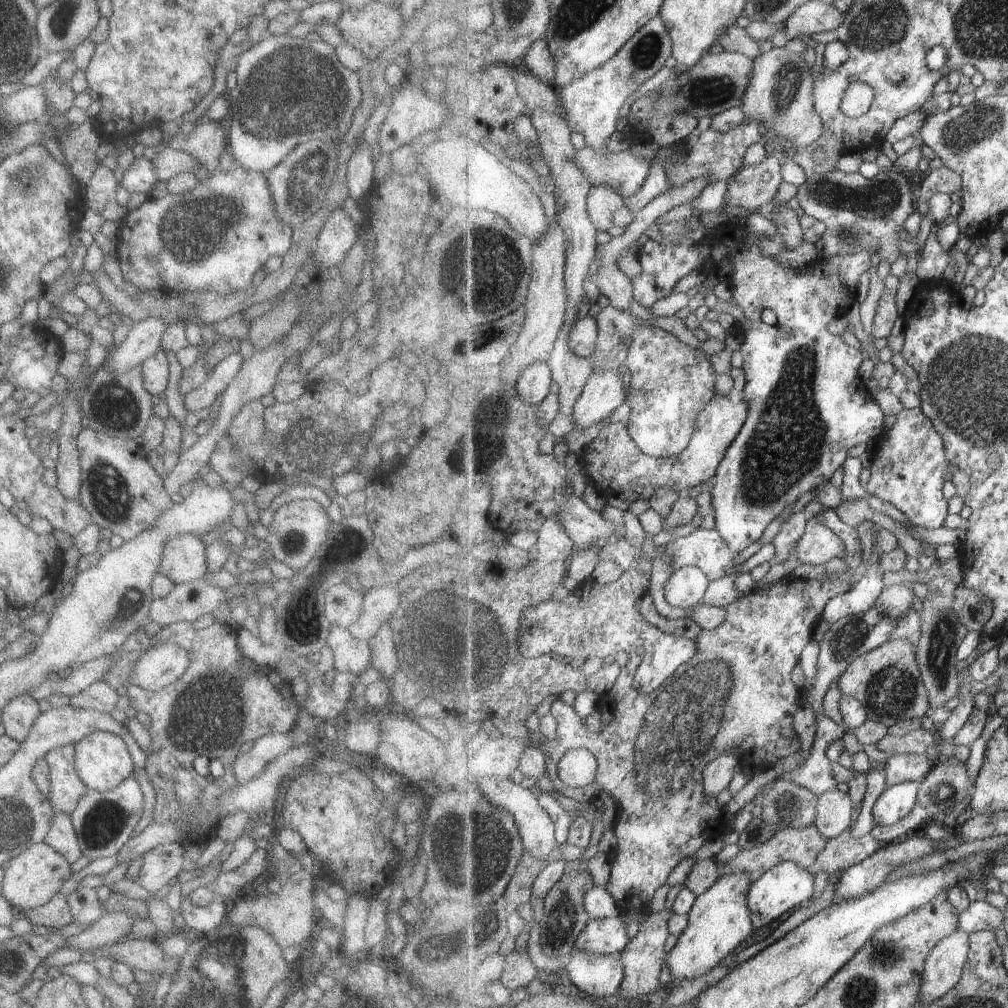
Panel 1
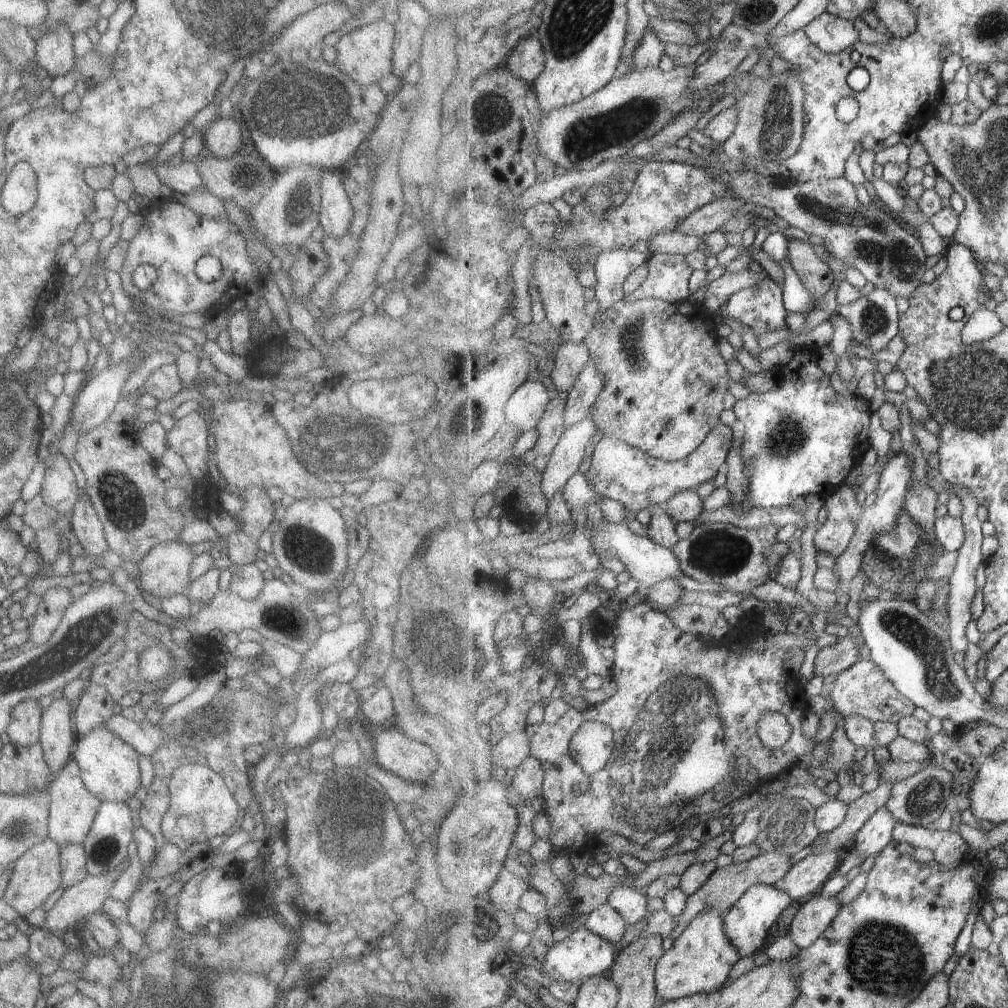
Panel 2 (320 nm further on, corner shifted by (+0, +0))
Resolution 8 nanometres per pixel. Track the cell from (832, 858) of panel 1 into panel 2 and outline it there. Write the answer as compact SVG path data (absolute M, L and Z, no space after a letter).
M835 851L821 855L808 854L803 860L795 863L791 870L773 886L789 893L793 900L802 903L818 894L840 864L839 856Z

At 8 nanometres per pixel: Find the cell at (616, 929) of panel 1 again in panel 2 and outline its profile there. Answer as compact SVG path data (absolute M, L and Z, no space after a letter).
M583 926L571 931L568 937L554 944L543 959L541 972L553 981L583 982L601 975L602 972L609 968L611 969L616 961L618 951L616 944L609 942L606 938Z

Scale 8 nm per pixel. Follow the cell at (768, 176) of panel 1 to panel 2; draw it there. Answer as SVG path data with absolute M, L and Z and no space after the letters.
M727 196L723 200L715 200L715 202L705 205L690 214L676 228L677 231L684 235L693 235L705 239L705 236L719 231L722 226L733 216L741 205L742 200Z

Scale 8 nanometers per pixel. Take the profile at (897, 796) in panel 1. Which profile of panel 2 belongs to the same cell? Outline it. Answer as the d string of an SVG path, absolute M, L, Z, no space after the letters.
M887 806L880 808L861 830L857 833L854 841L854 849L857 853L861 854L861 858L875 858L894 838L893 829L897 824L895 815L887 808Z

